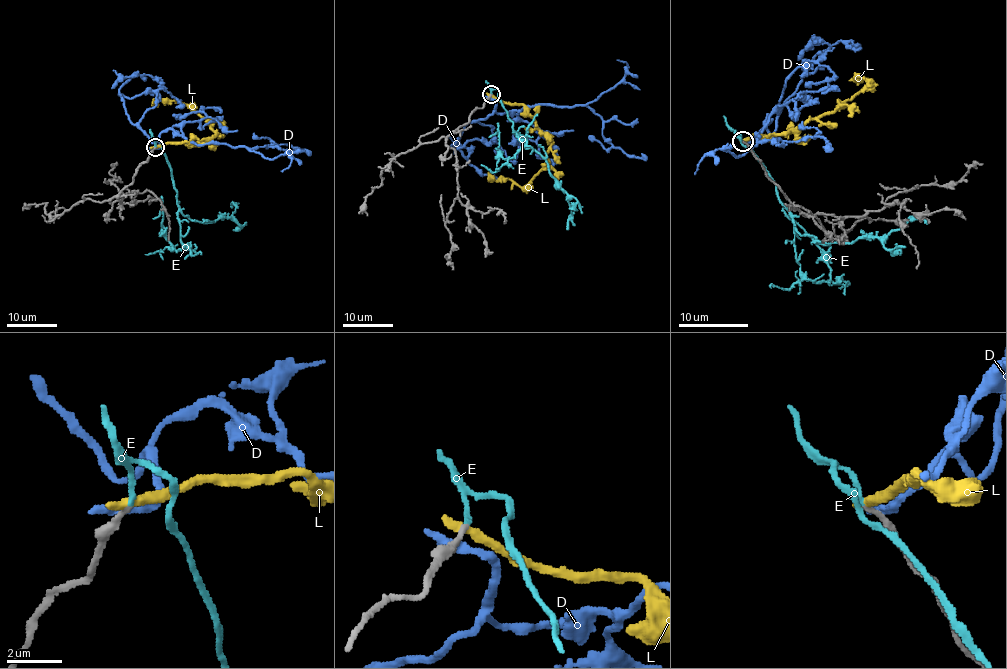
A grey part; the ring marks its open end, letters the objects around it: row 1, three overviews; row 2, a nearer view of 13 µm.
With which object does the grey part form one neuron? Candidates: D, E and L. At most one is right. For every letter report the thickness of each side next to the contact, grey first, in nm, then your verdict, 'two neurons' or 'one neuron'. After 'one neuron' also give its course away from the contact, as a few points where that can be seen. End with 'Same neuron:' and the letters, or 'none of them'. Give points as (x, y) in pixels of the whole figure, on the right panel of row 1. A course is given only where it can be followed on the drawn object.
D: 360/380 nm | two neurons
E: 180/150 nm | one neuron | via (743, 142), (793, 223), (800, 270), (828, 282), (826, 253), (795, 223), (800, 239)
L: 200/400 nm | two neurons
Same neuron: E

